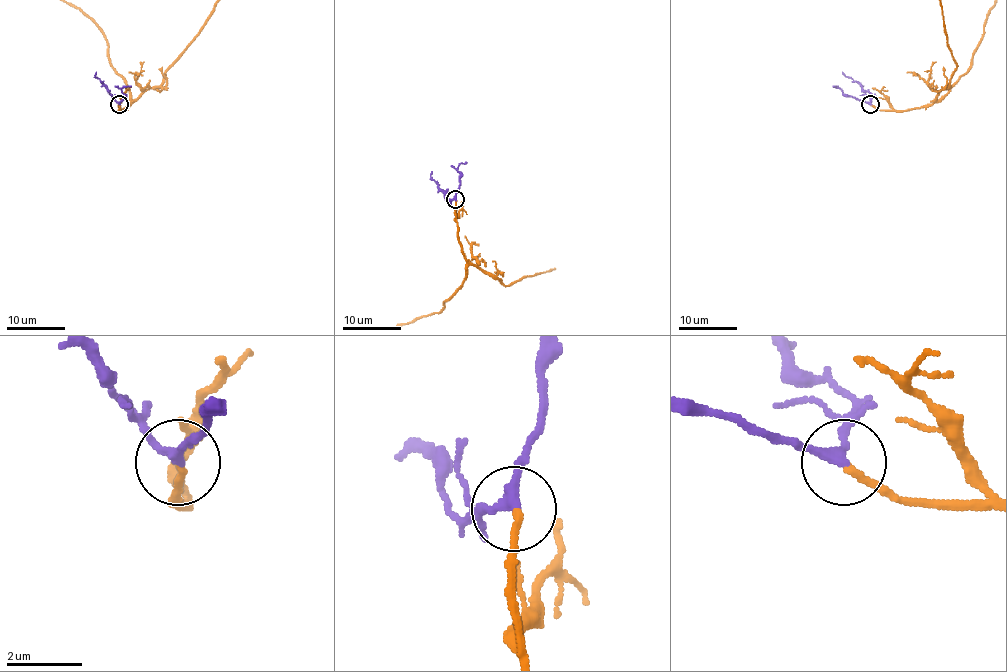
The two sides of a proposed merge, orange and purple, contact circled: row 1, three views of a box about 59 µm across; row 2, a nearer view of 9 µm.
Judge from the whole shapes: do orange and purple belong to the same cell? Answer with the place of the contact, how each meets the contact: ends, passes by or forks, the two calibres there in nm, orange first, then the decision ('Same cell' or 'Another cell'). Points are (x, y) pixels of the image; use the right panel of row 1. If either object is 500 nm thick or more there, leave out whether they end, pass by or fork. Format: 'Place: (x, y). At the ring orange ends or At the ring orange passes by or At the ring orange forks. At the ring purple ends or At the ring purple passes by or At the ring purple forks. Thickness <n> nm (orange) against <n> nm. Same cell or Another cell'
Place: (870, 104). At the ring orange ends. At the ring purple passes by. Thickness 170 nm (orange) against 240 nm. Same cell

